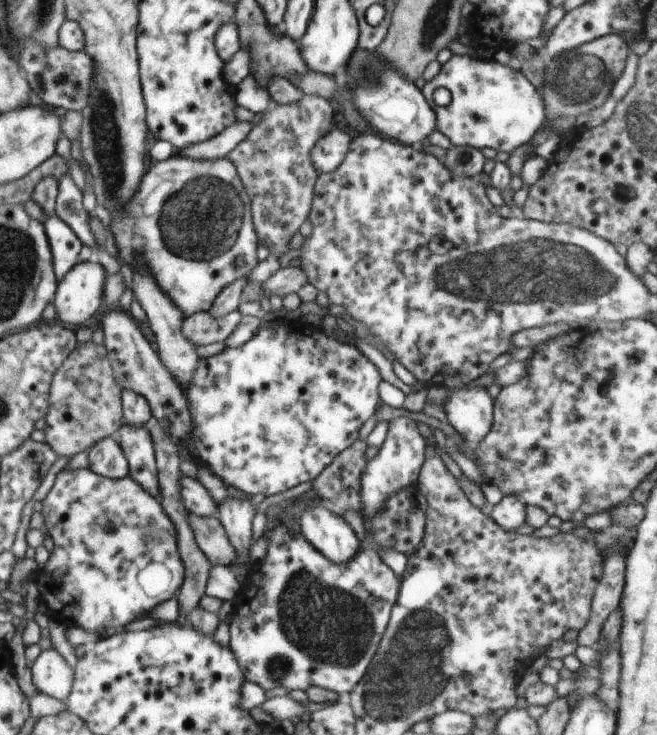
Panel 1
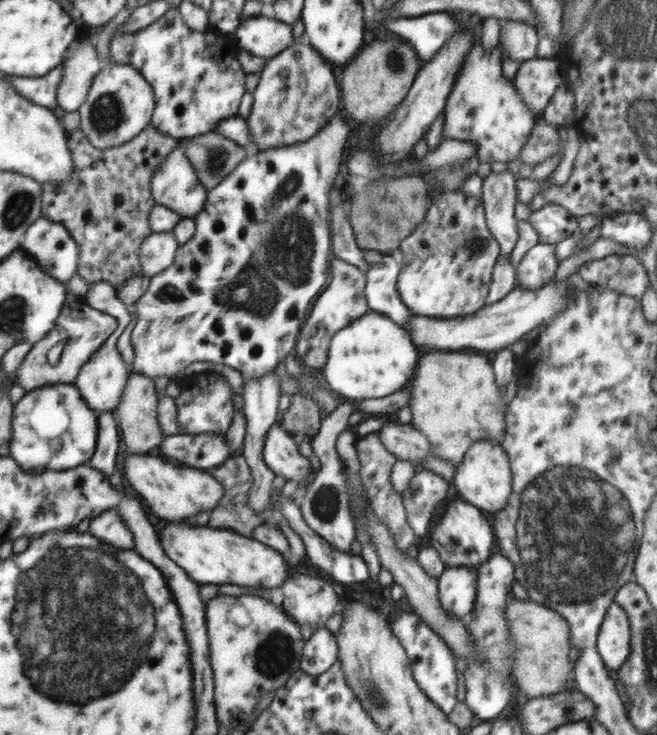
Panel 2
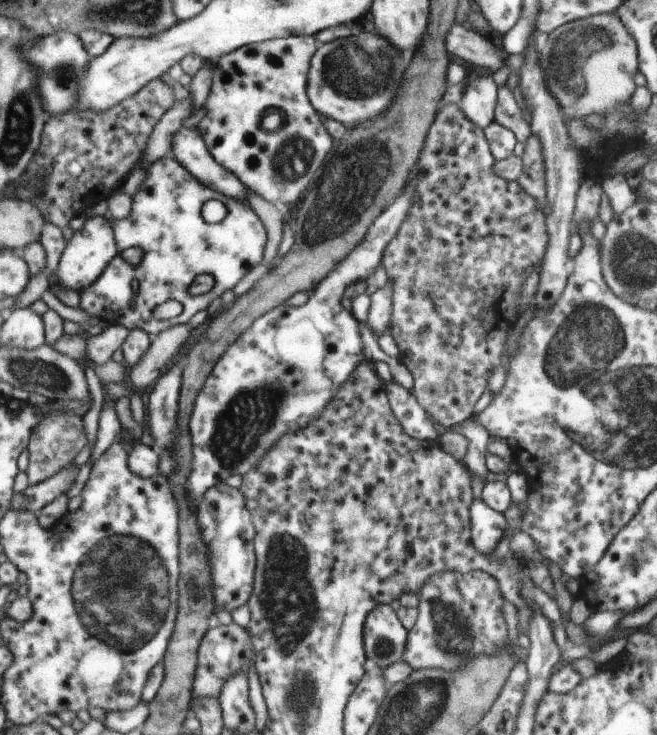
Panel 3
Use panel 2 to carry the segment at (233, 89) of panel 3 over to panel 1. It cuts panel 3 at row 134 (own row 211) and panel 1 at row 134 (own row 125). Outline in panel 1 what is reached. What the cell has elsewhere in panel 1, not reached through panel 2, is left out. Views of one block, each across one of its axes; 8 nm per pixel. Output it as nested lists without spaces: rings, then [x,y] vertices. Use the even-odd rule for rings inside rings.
[[[336,128],[316,144],[312,160],[319,174],[332,174],[340,168],[350,151],[350,140],[344,130]]]

